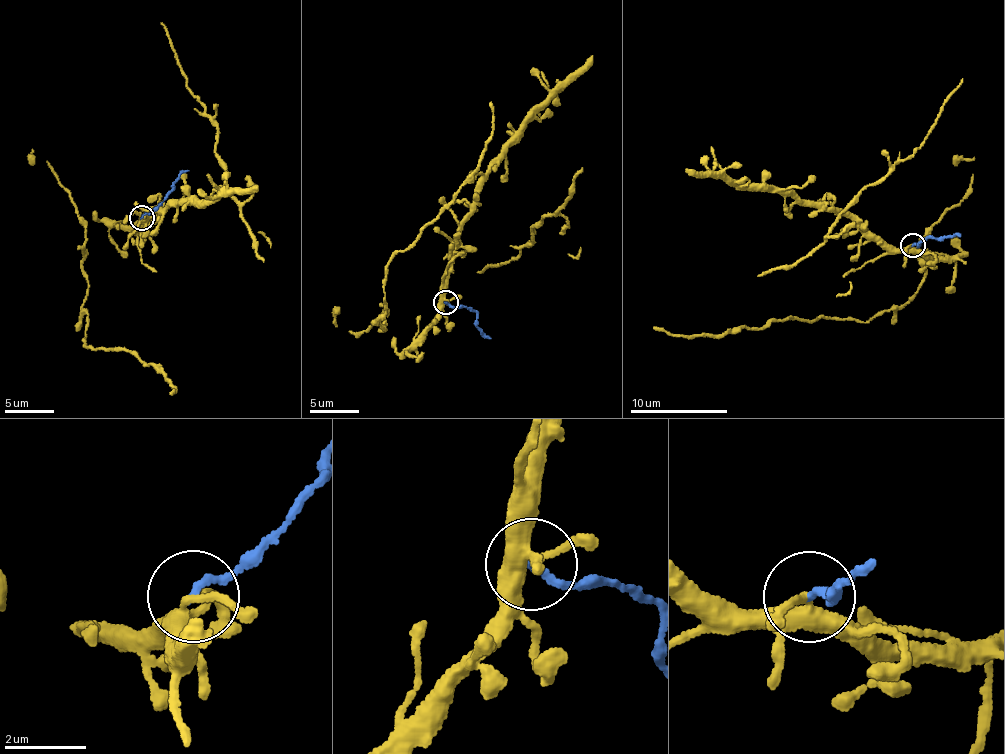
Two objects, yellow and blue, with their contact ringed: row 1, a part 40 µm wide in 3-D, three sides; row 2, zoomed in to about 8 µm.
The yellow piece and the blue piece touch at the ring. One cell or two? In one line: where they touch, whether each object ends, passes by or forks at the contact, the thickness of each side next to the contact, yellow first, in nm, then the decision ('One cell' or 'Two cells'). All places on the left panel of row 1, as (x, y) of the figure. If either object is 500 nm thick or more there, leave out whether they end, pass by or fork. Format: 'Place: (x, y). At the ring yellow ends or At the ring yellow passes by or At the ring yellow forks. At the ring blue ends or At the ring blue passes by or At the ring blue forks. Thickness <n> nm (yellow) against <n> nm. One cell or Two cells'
Place: (141, 217). At the ring yellow forks. At the ring blue ends. Thickness 200 nm (yellow) against 180 nm. Two cells

